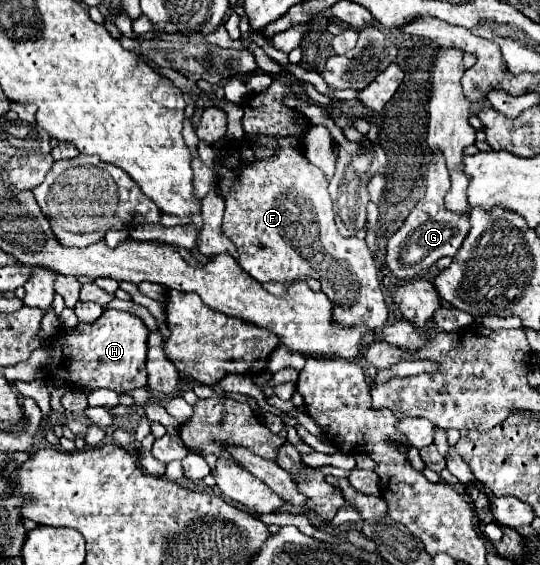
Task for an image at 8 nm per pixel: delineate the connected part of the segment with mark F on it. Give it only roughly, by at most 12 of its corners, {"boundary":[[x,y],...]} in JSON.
{"boundary":[[293,138],[219,160],[223,232],[257,282],[317,278],[335,322],[387,322]]}

